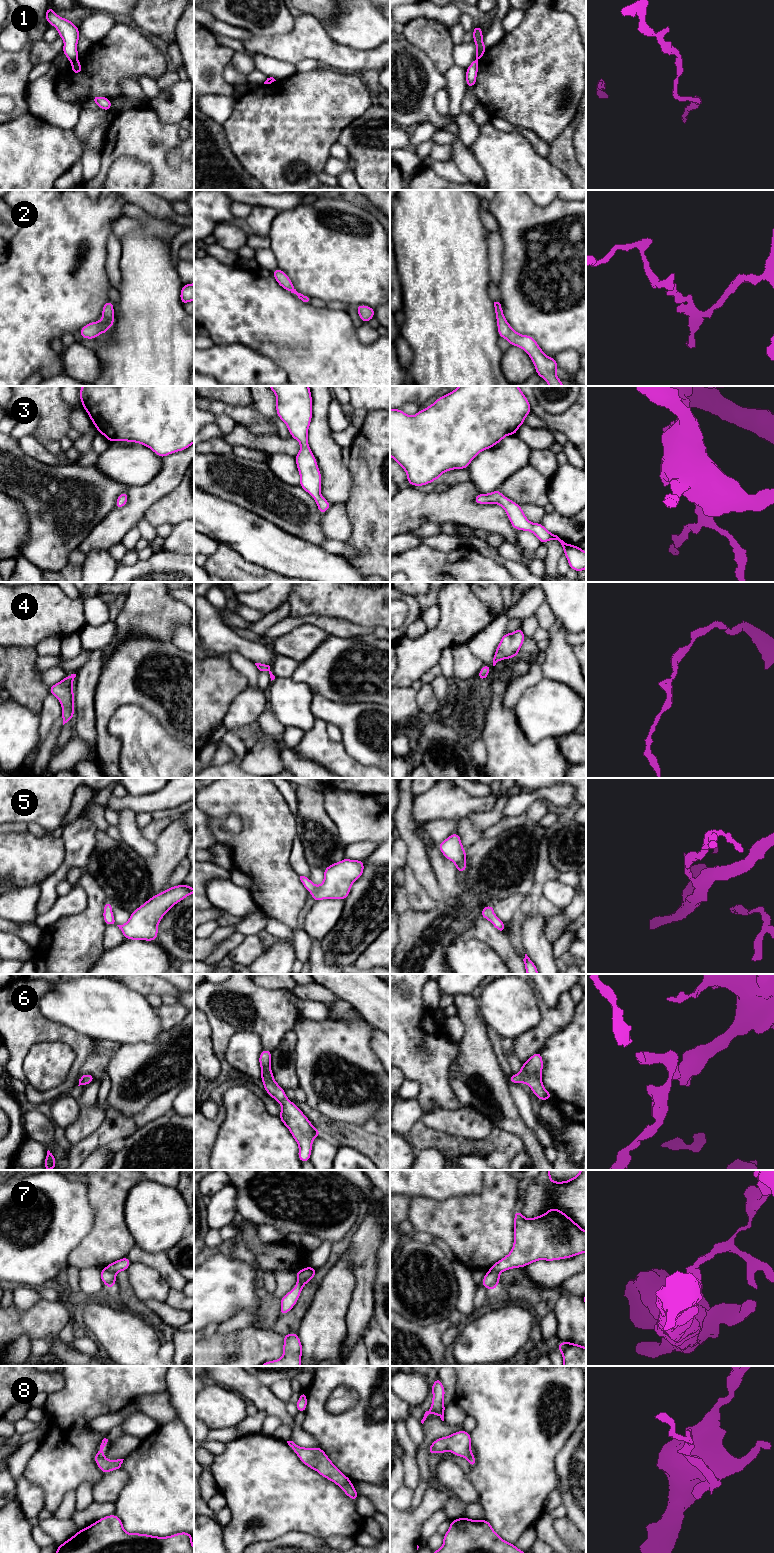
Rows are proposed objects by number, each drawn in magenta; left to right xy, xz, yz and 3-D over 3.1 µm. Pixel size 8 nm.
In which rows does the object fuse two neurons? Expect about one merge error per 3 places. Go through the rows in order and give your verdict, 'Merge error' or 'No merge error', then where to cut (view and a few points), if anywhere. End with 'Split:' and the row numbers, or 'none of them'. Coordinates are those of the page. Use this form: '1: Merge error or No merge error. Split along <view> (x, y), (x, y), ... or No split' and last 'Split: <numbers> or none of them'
1: Merge error. Split along xy (77, 59), (72, 62)
2: No merge error. No split
3: No merge error. No split
4: No merge error. No split
5: No merge error. No split
6: No merge error. No split
7: Merge error. Split along xy (105, 1267), (115, 1273)
8: No merge error. No split
Split: 1, 7

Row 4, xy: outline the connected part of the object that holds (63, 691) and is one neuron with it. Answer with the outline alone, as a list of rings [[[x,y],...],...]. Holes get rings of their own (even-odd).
[[[76,674],[66,676],[60,682],[50,686],[49,693],[53,694],[62,706],[63,725],[74,717],[74,692],[72,683]]]

